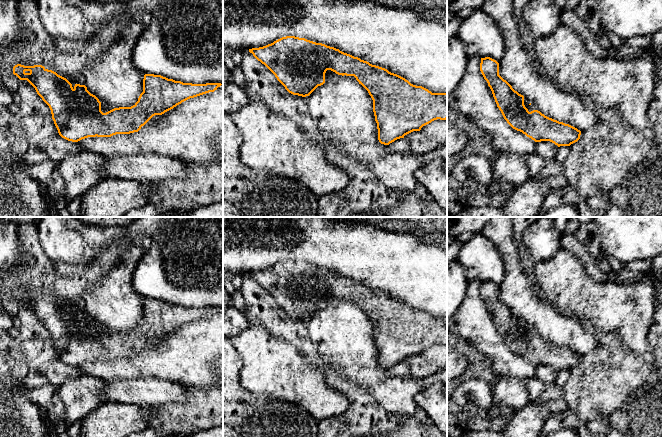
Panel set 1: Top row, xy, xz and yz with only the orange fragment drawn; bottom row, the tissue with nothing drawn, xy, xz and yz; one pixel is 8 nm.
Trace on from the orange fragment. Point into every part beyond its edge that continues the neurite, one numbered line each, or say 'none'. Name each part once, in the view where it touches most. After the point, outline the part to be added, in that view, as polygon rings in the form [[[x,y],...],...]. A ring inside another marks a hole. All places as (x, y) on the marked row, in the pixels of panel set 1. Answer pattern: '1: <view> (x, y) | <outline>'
none

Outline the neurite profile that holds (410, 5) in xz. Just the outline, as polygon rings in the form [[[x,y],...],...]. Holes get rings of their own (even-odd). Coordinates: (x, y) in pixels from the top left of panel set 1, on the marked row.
[[[405,0],[405,7],[404,10],[406,11],[413,11],[417,14],[418,18],[423,19],[422,15],[420,14],[420,10],[418,8],[418,1],[417,0]]]

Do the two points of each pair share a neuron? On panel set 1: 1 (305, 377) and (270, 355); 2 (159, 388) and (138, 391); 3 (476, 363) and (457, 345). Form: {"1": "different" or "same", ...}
{"1": "same", "2": "same", "3": "same"}

